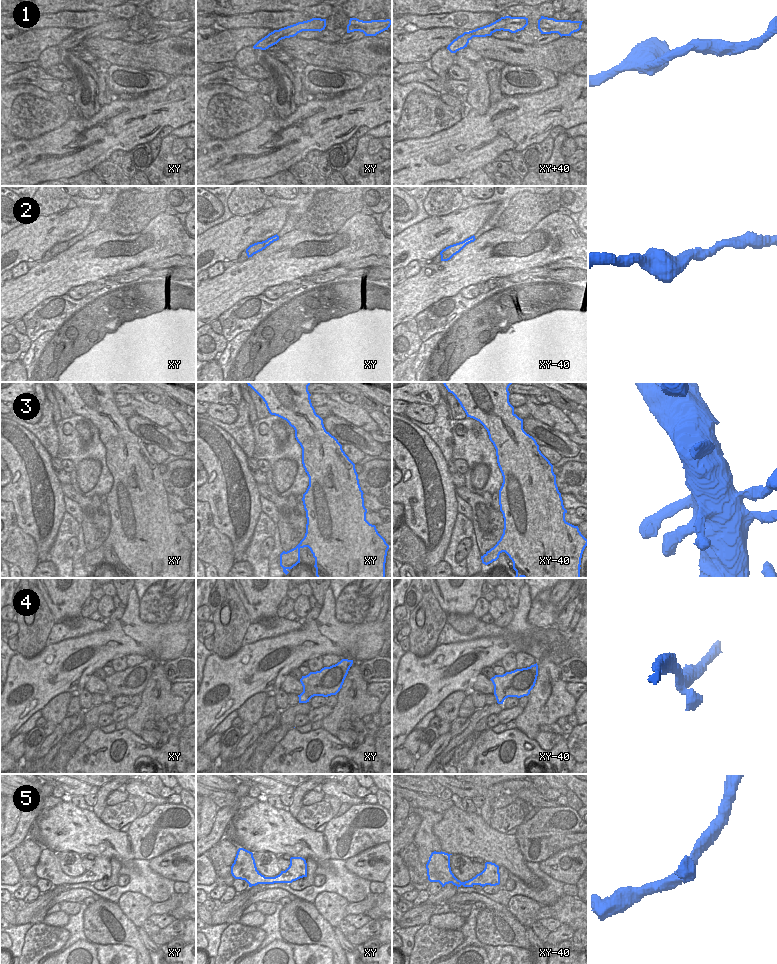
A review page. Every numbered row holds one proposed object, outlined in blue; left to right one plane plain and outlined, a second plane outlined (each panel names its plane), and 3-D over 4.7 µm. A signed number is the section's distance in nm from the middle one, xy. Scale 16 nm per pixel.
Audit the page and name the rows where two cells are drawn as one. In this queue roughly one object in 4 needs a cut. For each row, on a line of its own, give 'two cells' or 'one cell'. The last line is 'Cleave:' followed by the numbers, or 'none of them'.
1: one cell
2: one cell
3: one cell
4: one cell
5: one cell
Cleave: none of them

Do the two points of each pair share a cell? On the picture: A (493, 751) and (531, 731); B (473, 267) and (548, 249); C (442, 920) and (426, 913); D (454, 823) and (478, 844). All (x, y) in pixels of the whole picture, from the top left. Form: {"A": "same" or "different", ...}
{"A": "different", "B": "same", "C": "different", "D": "same"}

